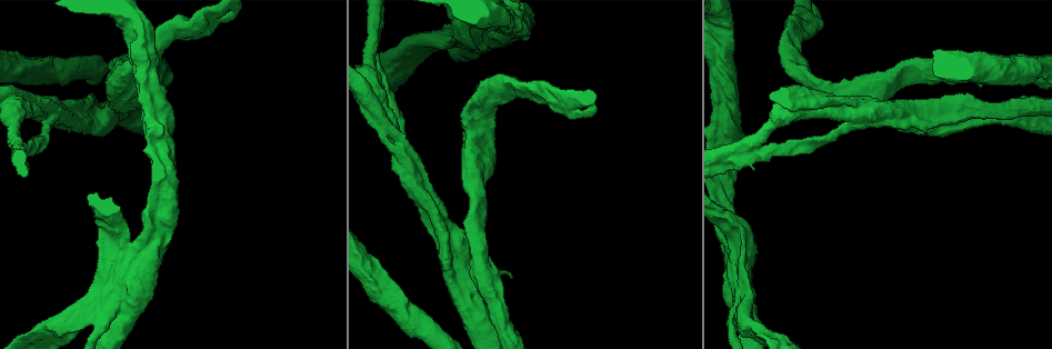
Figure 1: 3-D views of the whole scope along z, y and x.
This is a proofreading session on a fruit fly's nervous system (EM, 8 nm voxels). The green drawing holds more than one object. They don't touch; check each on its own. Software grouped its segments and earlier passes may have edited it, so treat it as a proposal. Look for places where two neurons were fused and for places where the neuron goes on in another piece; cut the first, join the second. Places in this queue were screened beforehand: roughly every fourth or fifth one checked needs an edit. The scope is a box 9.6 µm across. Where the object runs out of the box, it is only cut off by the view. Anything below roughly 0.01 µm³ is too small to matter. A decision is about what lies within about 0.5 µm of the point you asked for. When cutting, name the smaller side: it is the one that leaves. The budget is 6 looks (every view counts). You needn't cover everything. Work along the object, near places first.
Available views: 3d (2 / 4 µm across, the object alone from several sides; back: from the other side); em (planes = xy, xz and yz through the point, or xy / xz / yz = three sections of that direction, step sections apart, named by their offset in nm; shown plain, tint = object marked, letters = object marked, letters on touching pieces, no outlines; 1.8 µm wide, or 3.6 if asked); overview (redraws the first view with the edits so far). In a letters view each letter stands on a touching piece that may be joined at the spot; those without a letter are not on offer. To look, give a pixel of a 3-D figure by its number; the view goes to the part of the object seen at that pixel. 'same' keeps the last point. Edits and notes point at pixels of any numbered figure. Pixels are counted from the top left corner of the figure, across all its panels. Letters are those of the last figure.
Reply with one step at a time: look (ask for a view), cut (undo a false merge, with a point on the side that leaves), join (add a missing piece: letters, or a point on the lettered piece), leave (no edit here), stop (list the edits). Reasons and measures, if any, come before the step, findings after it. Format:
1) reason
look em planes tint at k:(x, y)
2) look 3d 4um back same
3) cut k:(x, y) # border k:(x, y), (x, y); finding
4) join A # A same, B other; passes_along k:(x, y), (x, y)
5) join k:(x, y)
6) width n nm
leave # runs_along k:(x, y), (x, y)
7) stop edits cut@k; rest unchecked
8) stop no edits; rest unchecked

touches itself
look 3d 2um at 1:(579, 113)

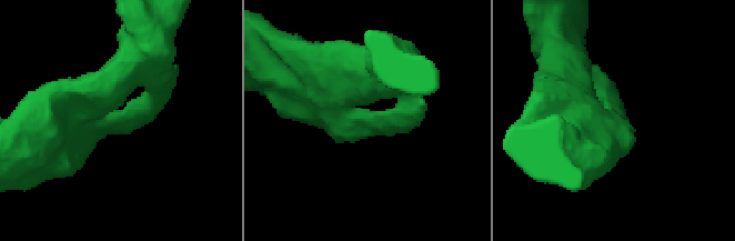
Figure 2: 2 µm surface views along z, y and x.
need the tissue
look em xy step 16 tint at 2:(119, 120)

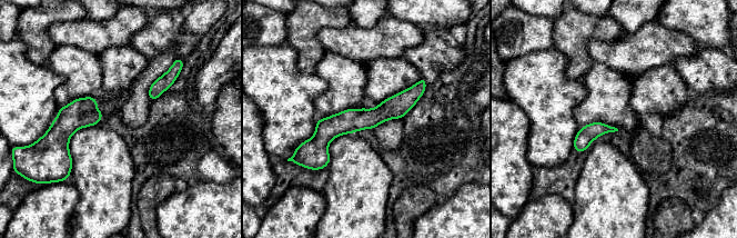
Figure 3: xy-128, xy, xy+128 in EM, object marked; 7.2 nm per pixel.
look em xy step 16 letters same

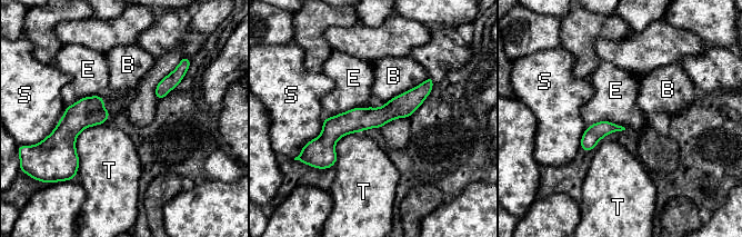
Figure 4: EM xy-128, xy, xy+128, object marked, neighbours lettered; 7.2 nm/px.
longest_contact T 440 nm
leave # B other, E other, S other, T other; runs_along 4:(430, 84), (317, 152); all the same neuron

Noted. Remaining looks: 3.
look em xz step 4 tint at 1:(372, 40)

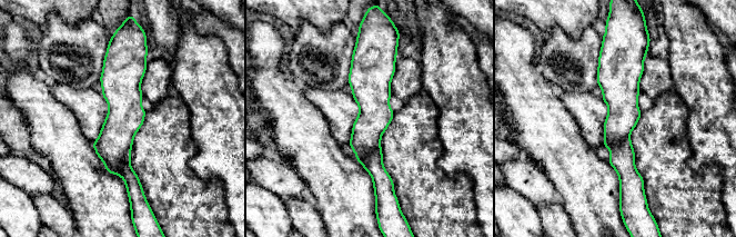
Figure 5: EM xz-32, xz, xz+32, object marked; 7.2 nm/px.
another direction
look em planes tint same

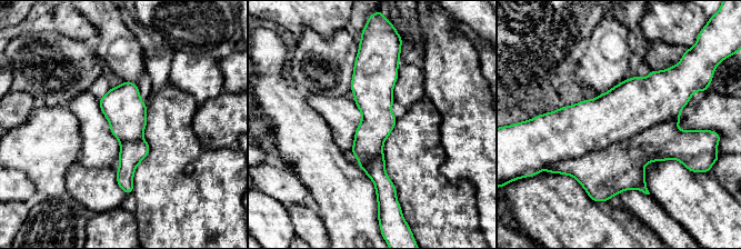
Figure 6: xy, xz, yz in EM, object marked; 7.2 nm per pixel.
look em planes letters same

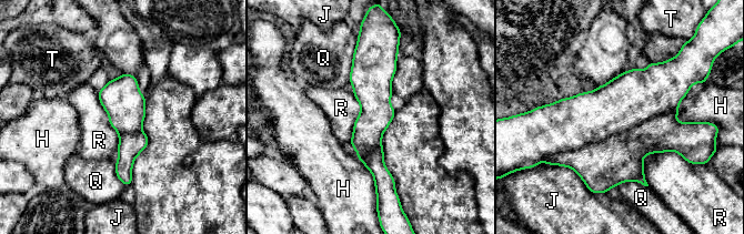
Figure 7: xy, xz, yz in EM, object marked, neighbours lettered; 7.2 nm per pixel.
leave # H other, J other, Q other, R other, T other; runs_along 7:(365, 50), (371, 155), (383, 182); continuous, no second neuron

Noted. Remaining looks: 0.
stop no edits; rest unchecked

